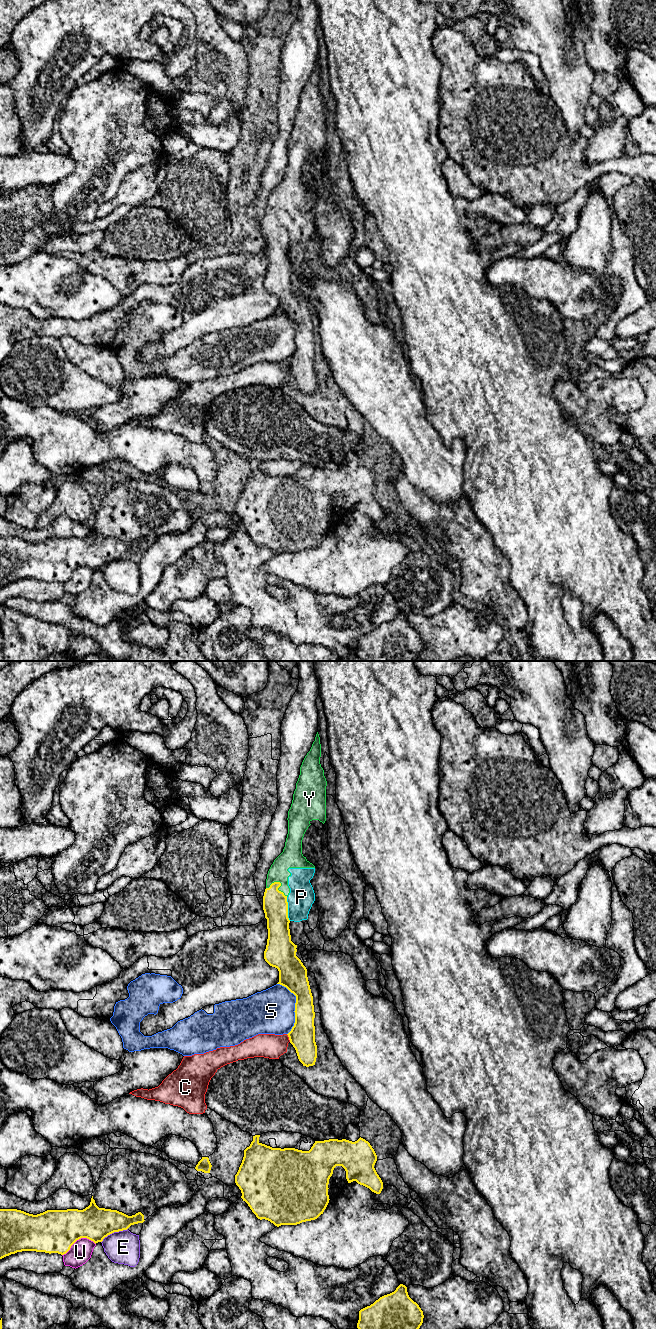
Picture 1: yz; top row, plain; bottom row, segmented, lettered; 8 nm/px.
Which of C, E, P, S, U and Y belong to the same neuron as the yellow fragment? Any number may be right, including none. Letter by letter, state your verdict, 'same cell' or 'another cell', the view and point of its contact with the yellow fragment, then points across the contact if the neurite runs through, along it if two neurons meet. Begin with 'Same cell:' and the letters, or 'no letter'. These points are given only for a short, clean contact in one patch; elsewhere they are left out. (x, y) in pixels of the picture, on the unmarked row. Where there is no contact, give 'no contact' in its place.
Same cell: P, Y
C: another cell; contact yz (289, 366)
E: another cell; contact yz (113, 560)
P: same cell; contact yz (287, 237)
S: another cell; contact yz (295, 334)
U: another cell; contact yz (78, 567)
Y: same cell; contact yz (280, 212)

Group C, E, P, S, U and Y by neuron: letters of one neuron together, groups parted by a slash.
C / E / P Y / S / U

